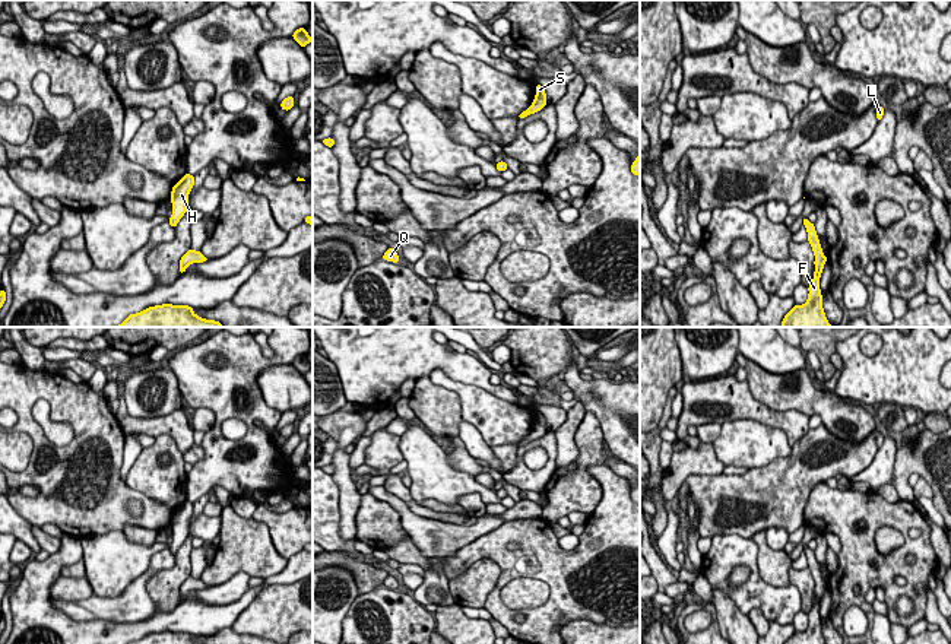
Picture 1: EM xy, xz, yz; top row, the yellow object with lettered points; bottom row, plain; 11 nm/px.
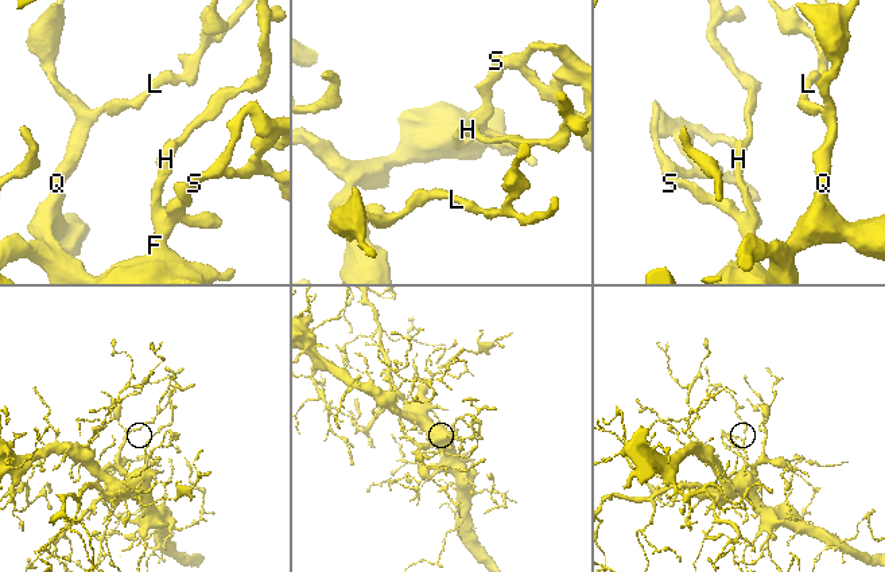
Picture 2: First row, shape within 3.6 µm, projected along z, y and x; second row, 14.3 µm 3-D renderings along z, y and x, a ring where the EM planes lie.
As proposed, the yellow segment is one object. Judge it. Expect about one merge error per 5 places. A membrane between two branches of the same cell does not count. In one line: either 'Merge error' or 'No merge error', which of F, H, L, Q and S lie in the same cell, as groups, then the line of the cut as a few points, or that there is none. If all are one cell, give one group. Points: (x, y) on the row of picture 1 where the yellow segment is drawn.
No merge error. Groups: F H L Q S. No split

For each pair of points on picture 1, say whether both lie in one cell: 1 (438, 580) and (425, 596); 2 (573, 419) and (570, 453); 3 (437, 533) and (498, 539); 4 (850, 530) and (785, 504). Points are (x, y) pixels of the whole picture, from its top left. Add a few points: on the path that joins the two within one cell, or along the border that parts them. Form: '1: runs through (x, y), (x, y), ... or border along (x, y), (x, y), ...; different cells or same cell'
1: runs through (436, 584), (430, 592); same cell
2: runs through (568, 428), (568, 444); same cell
3: border along (506, 522), (447, 557); different cells
4: border along (821, 482), (810, 494), (802, 523); different cells

